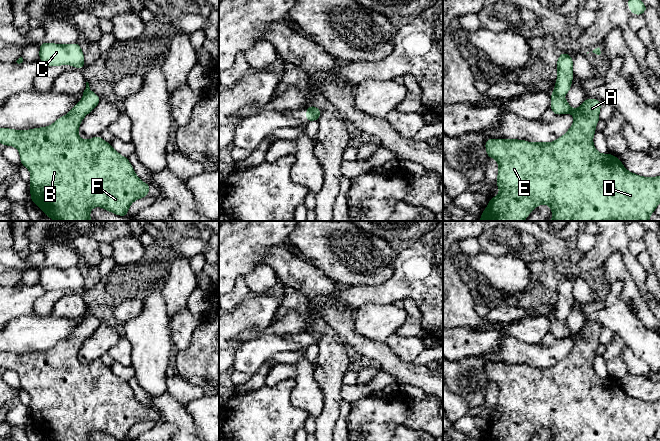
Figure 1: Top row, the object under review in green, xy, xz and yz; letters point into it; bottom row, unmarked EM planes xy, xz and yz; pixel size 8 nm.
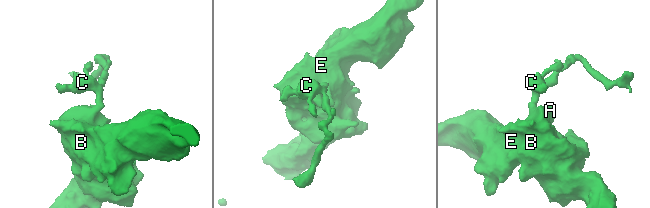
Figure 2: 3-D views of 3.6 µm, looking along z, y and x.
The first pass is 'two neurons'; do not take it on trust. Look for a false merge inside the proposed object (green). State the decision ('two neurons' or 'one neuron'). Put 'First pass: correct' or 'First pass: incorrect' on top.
First pass: correct
two neurons

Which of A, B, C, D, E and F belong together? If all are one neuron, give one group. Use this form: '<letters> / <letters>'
A B D E F / C

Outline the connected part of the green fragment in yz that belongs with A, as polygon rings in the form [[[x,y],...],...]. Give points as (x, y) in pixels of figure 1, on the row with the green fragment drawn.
[[[554,91],[550,96],[550,109],[555,115],[570,113],[575,117],[573,124],[563,136],[550,143],[493,138],[485,141],[488,158],[495,158],[498,163],[499,171],[495,183],[500,193],[489,198],[489,204],[480,215],[480,221],[524,221],[540,204],[551,207],[551,221],[650,221],[649,216],[660,203],[660,176],[643,177],[634,174],[610,152],[601,154],[595,149],[593,136],[600,120],[602,102],[586,98],[579,108],[573,109],[566,98],[560,97]]]

